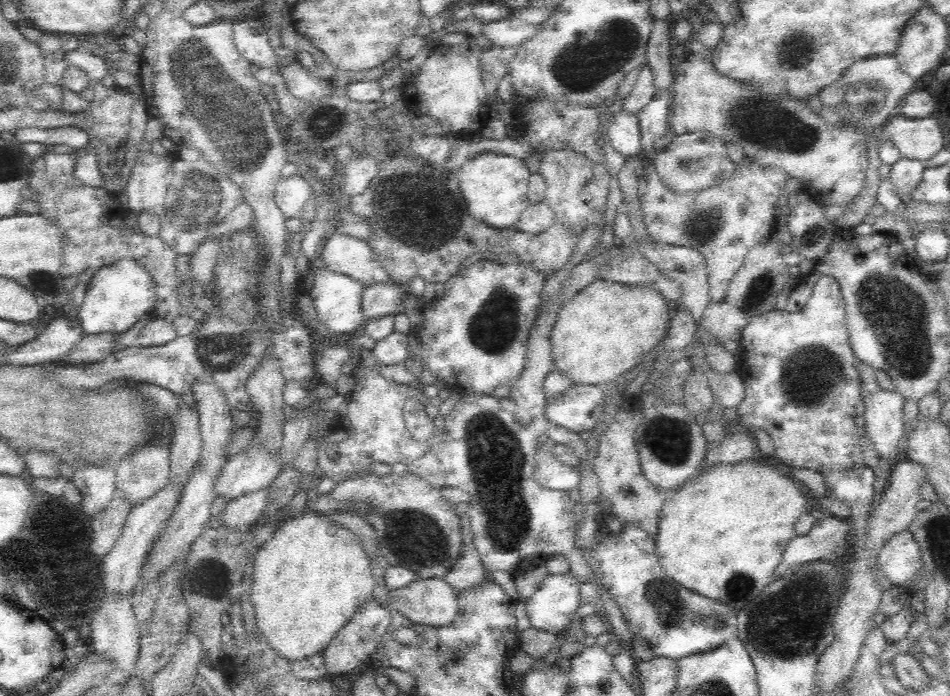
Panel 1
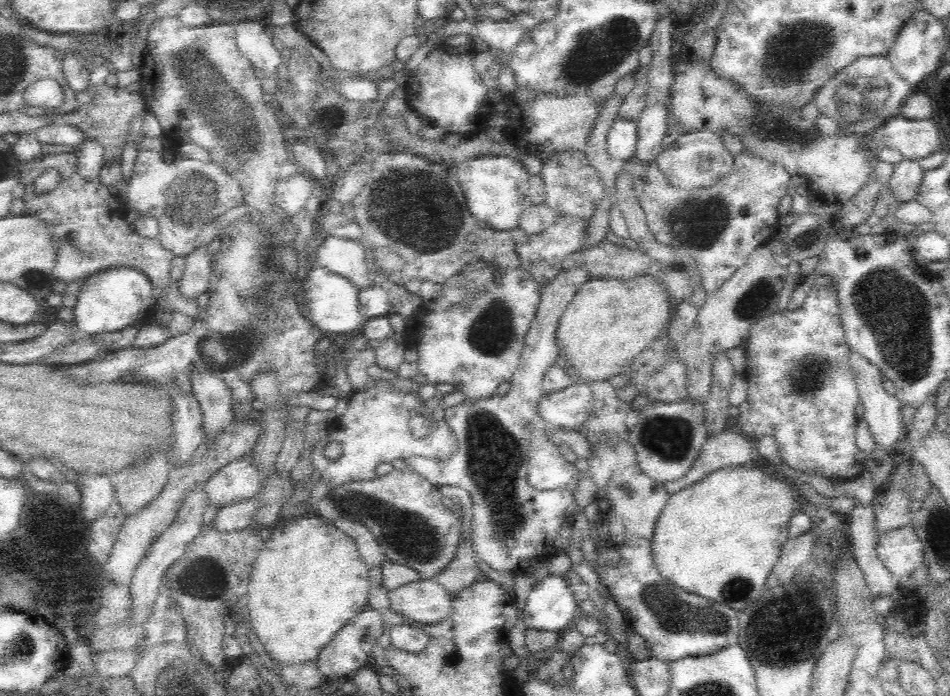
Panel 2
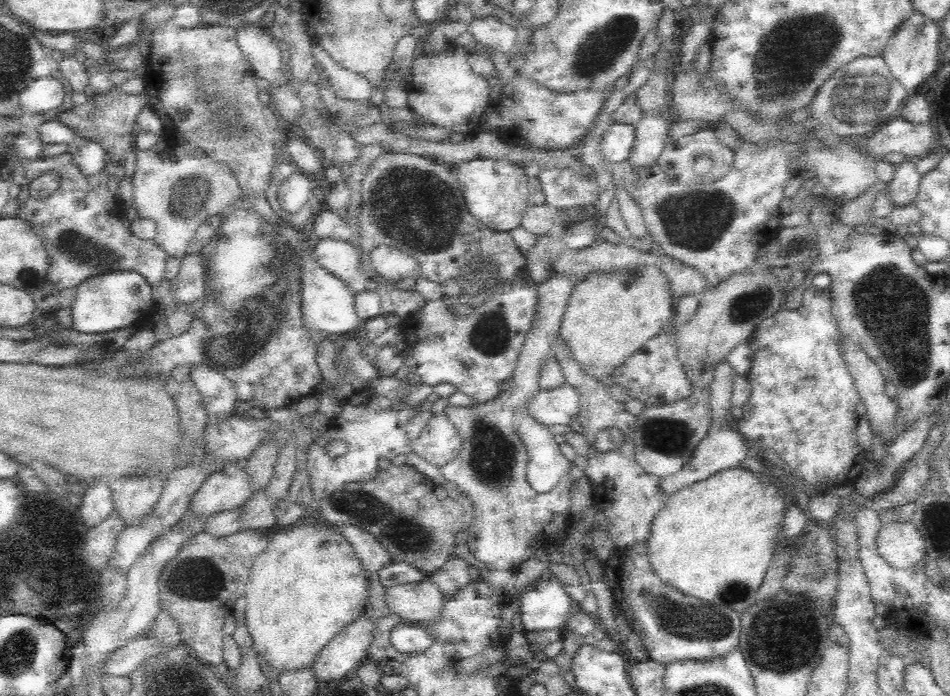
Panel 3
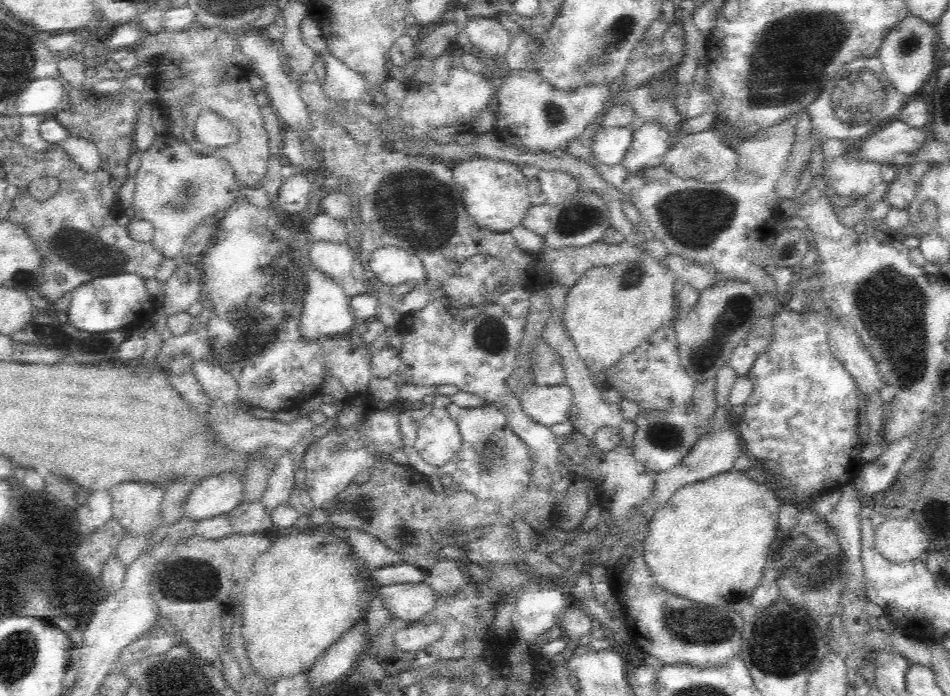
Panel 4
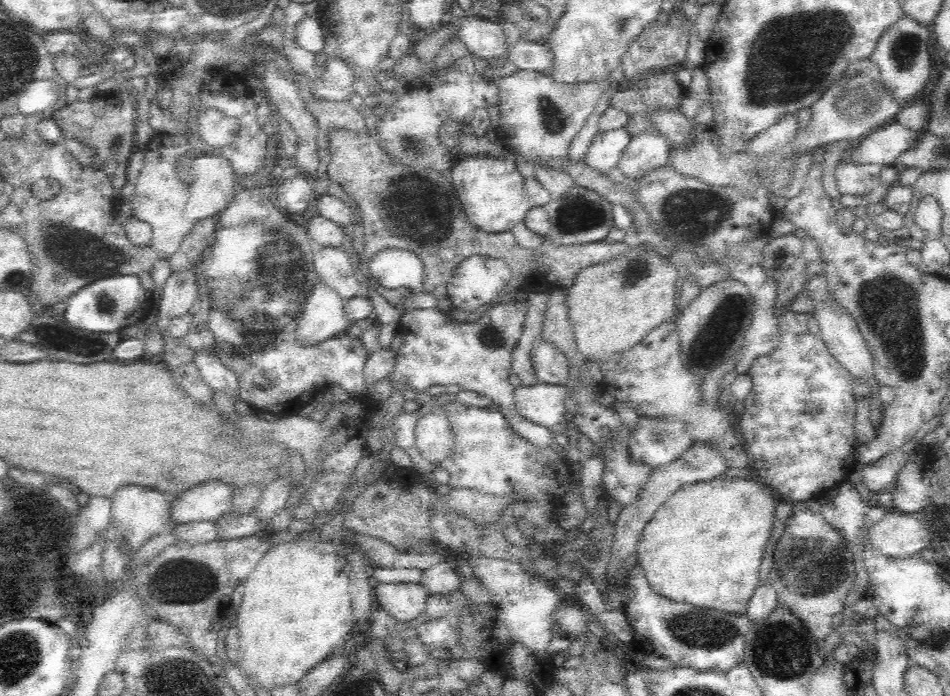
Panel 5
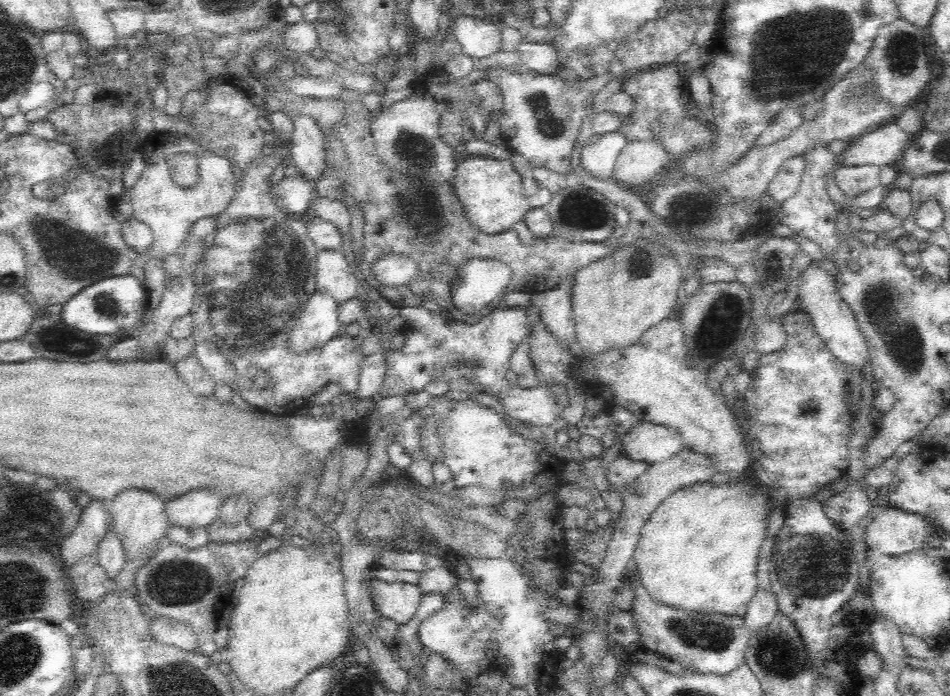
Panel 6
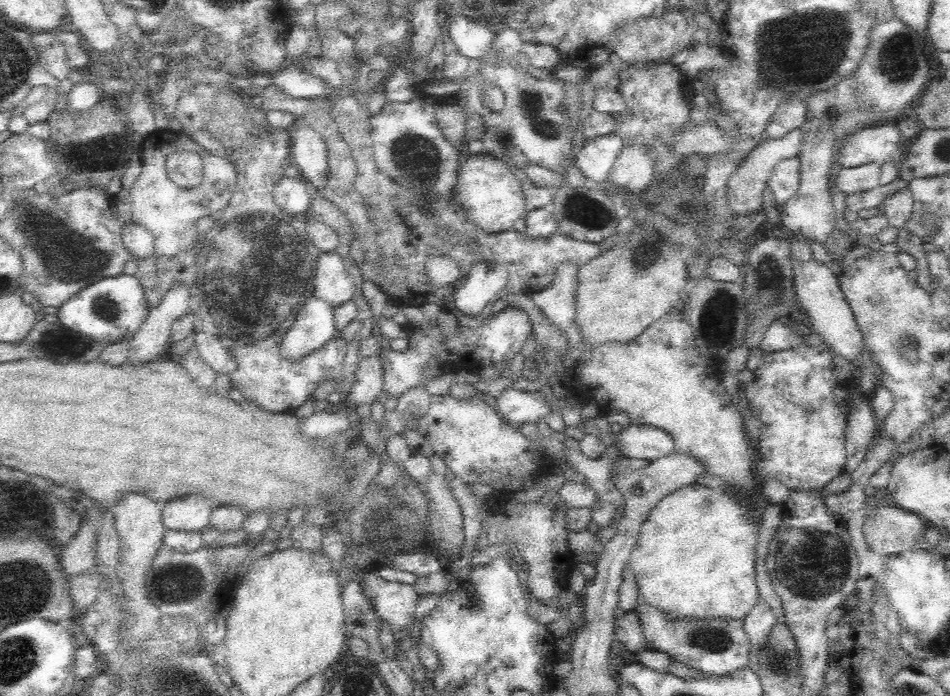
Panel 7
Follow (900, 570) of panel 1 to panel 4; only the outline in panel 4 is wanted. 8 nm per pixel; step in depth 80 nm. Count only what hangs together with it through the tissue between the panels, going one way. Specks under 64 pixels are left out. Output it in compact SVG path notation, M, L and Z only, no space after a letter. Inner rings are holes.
M886 515L875 531L876 550L890 562L913 561L926 546L928 538L911 516L896 519Z

